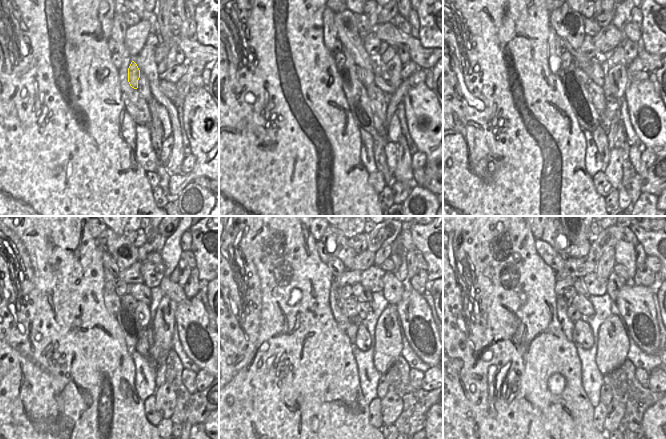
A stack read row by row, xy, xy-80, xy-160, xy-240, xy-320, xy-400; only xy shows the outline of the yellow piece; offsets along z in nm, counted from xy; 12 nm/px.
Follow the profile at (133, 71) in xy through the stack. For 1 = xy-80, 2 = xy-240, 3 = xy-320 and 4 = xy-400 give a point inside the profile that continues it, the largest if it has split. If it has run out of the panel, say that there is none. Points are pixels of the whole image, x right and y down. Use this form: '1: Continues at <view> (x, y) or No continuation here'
1: Continues at xy-80 (359, 74)
2: Continues at xy-240 (128, 301)
3: Continues at xy-320 (350, 304)
4: Continues at xy-400 (574, 315)

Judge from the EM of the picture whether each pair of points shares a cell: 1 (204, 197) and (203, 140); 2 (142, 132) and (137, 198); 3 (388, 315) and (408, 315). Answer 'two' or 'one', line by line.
1: two
2: two
3: two

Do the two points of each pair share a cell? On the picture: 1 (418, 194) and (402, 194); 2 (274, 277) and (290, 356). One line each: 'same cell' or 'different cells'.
1: different cells
2: same cell

